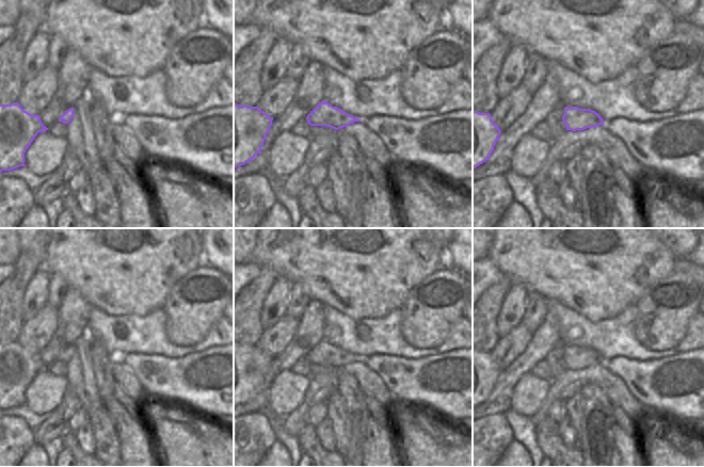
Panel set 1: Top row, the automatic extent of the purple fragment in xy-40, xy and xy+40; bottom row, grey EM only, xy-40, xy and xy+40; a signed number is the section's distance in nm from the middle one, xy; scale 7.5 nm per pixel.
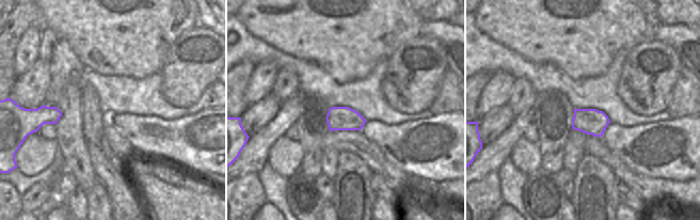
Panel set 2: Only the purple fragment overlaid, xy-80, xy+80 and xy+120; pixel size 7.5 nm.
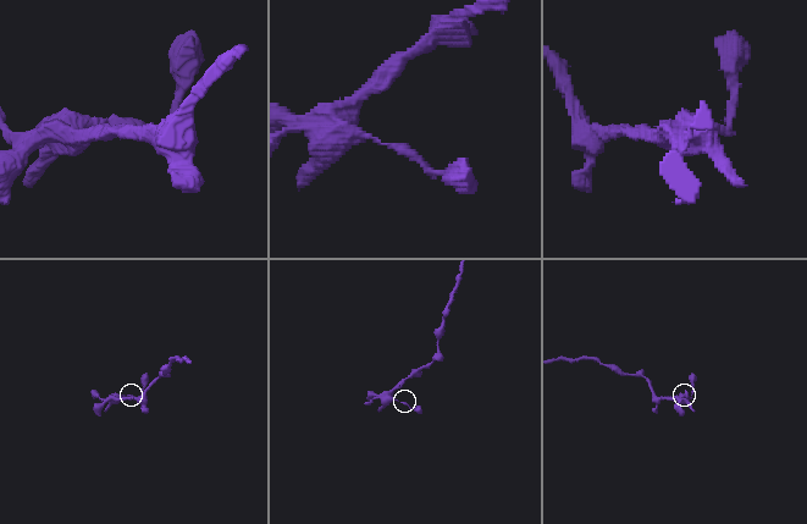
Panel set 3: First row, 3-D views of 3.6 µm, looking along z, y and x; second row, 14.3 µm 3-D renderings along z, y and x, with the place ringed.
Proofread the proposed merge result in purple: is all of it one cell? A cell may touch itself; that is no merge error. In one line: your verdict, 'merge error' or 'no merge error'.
no merge error

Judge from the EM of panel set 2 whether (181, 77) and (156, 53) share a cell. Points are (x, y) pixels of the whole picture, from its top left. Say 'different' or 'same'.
different

